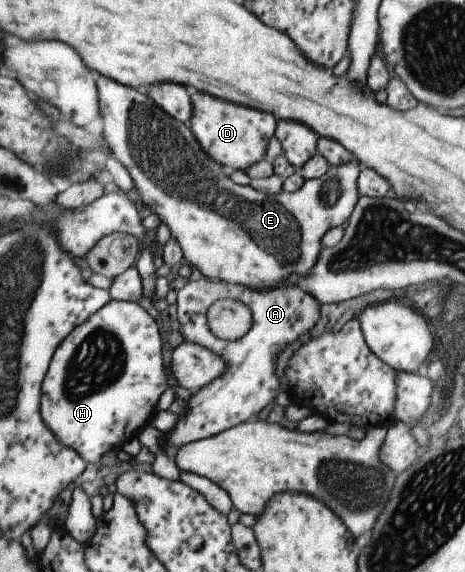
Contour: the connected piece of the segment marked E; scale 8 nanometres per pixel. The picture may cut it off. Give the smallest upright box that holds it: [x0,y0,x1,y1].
[97,75,360,294]

